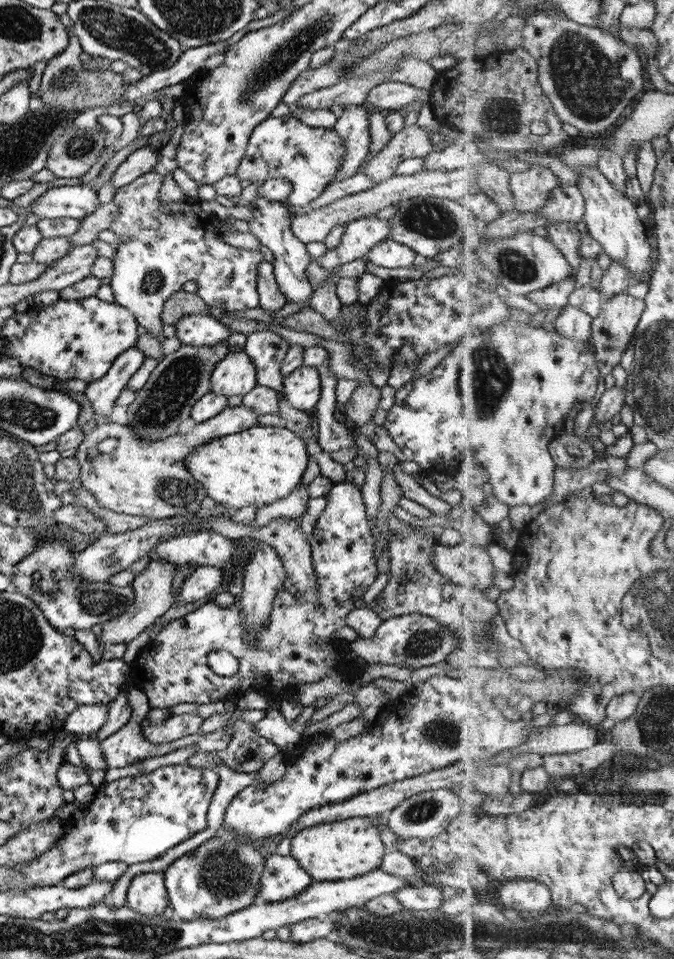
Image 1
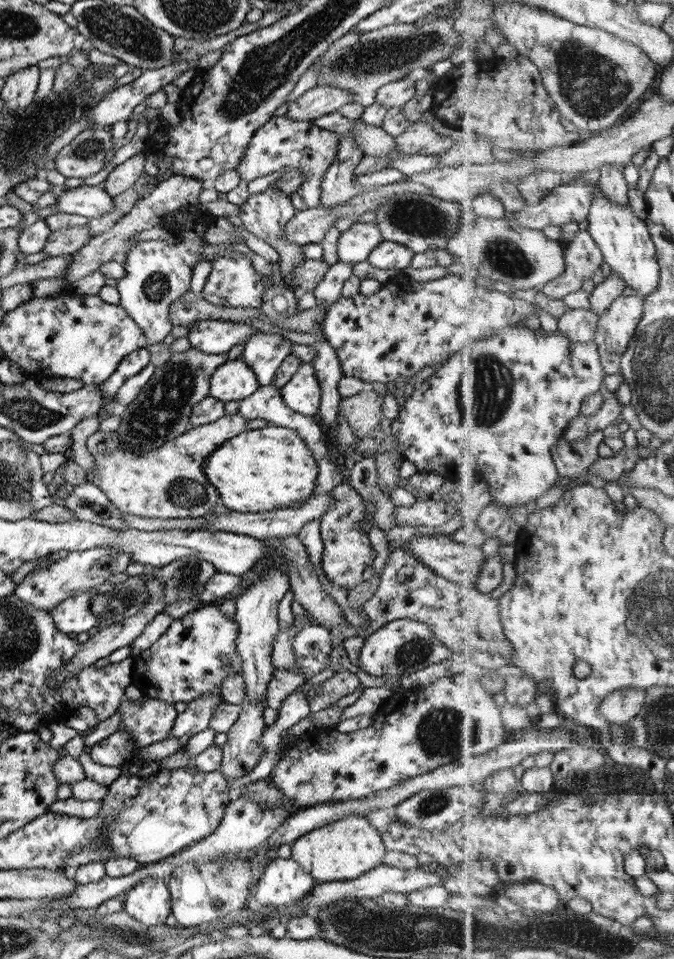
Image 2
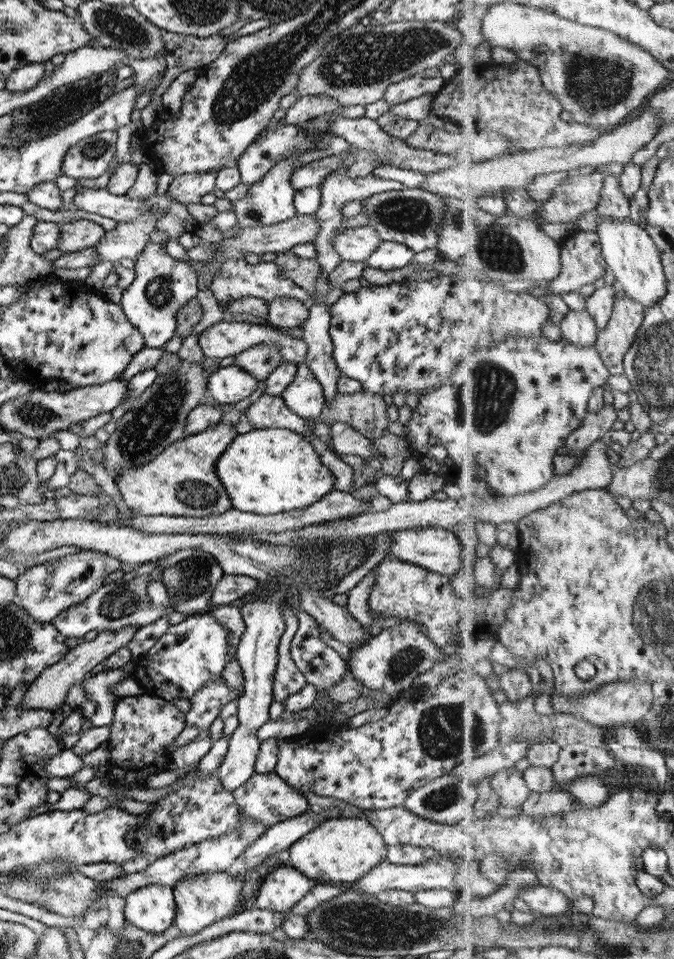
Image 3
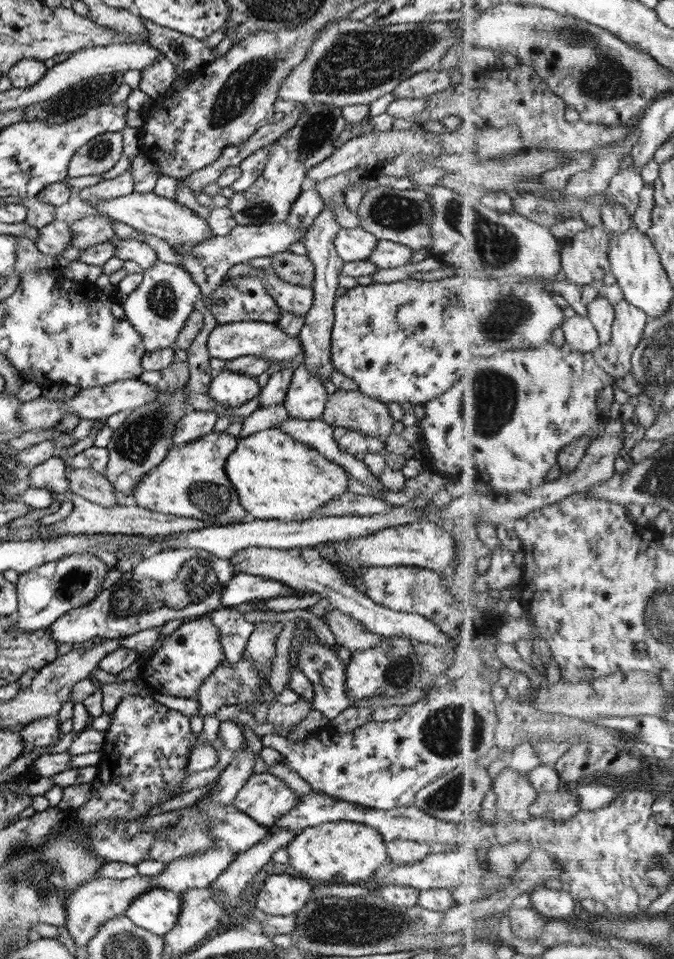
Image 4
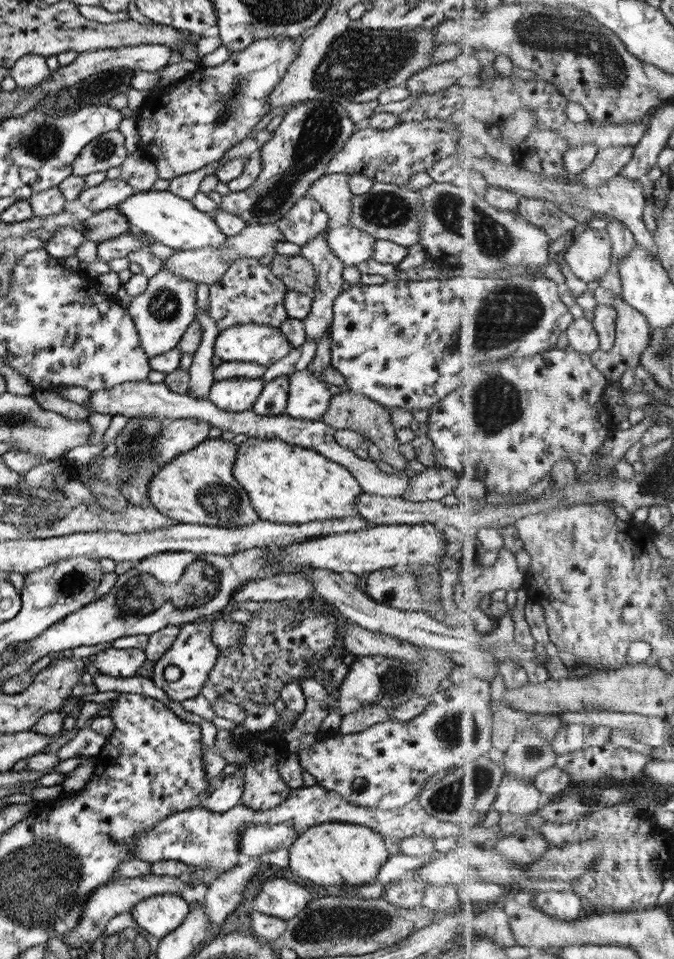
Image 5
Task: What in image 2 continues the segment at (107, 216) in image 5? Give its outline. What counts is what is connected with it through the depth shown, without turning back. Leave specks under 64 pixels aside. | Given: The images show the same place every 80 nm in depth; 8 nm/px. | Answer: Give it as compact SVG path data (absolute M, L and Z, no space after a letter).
M85 225L77 227L60 228L49 233L45 239L41 252L45 252L48 257L59 257L74 254L85 244L85 241L93 238Z

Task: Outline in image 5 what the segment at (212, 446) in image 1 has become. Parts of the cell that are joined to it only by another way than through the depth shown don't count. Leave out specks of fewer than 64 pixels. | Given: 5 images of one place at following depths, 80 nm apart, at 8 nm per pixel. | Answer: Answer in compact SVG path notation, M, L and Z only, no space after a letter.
M246 438L236 447L231 476L247 493L259 520L294 525L358 516L352 504L362 490L344 466L278 438Z

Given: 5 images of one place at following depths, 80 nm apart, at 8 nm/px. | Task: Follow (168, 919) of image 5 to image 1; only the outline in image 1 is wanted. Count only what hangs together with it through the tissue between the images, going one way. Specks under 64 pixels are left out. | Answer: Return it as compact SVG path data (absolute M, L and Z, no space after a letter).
M161 872L140 873L131 878L125 894L125 904L131 910L146 917L159 917L167 903Z

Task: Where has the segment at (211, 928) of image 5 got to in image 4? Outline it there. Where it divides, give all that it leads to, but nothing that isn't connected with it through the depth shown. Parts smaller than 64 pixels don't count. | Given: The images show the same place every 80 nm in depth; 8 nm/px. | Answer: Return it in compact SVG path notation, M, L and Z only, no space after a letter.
M272 825L270 833L248 849L237 854L229 866L219 874L211 884L211 892L222 902L222 907L231 910L243 893L247 882L270 859L273 854L283 848L294 836L291 829Z

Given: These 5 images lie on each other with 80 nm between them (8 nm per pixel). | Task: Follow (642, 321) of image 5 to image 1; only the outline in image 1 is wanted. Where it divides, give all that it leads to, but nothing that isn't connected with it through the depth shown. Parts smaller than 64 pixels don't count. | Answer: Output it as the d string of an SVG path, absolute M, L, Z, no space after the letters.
M625 292L611 297L602 303L599 317L595 317L592 326L592 340L596 346L596 359L603 376L611 374L617 364L621 364L623 355L634 339L635 331L646 310L646 299L640 300Z

